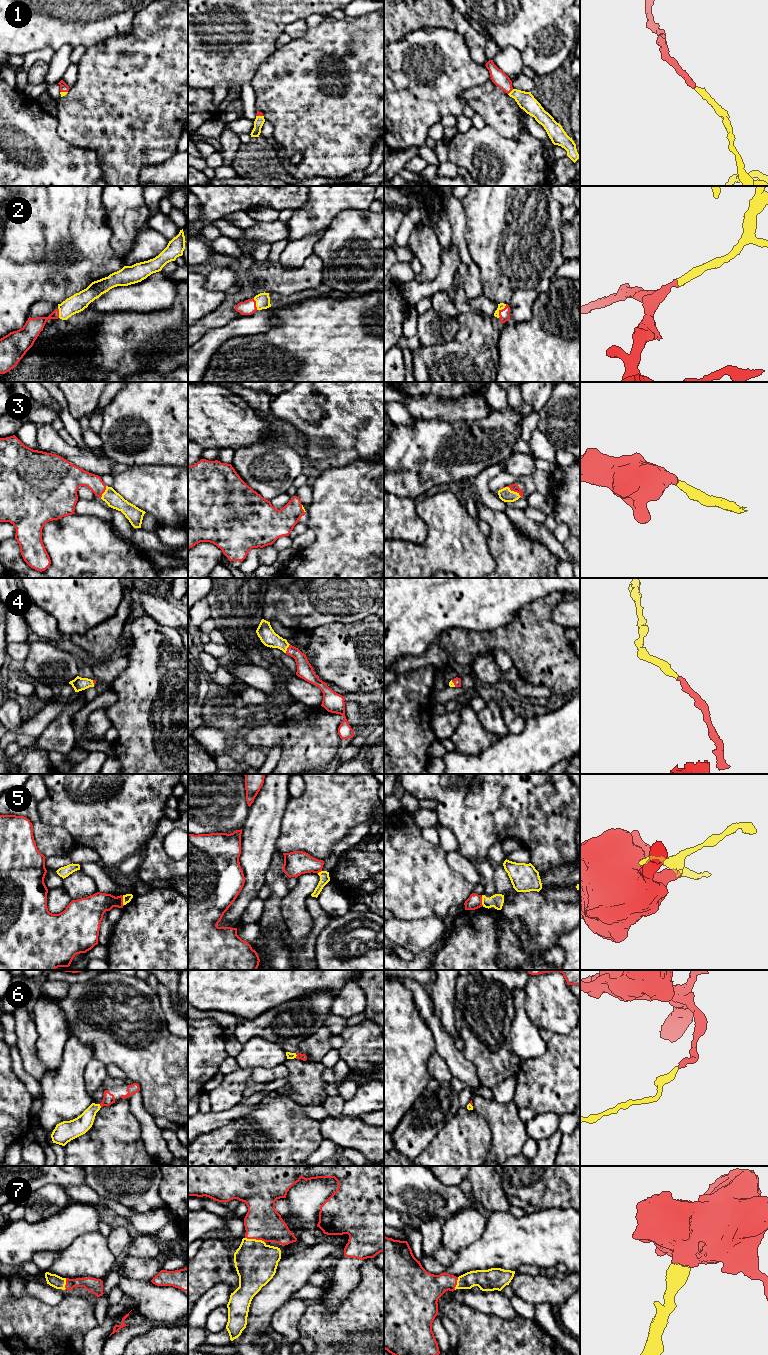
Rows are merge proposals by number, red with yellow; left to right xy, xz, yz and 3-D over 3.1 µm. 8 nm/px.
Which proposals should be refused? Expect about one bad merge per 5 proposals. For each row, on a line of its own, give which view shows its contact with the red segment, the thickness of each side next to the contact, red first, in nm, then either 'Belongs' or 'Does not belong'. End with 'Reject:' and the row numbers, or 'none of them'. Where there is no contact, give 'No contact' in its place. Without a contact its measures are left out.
1: Touches red in yz. Thickness 120 nm (red) against 140 nm. Belongs
2: Touches red in yz. Thickness 80 nm (red) against 50 nm. Belongs
3: Touches red in yz. Thickness 60 nm (red) against 110 nm. Belongs
4: Touches red in xz. Thickness 130 nm (red) against 140 nm. Belongs
5: Touches red in yz. Thickness 110 nm (red) against 110 nm. Does not belong
6: Touches red in xz. Thickness 50 nm (red) against 50 nm. Belongs
7: Touches red in xz. Thickness 280 nm (red) against 340 nm. Belongs
Reject: 5

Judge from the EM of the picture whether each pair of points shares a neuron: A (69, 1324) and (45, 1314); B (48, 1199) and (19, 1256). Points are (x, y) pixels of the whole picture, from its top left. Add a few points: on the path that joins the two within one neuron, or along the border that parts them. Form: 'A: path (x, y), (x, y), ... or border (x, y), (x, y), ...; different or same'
A: path (63, 1323), (54, 1323), (51, 1320); same
B: border (59, 1212), (34, 1222), (27, 1222), (24, 1219); different

